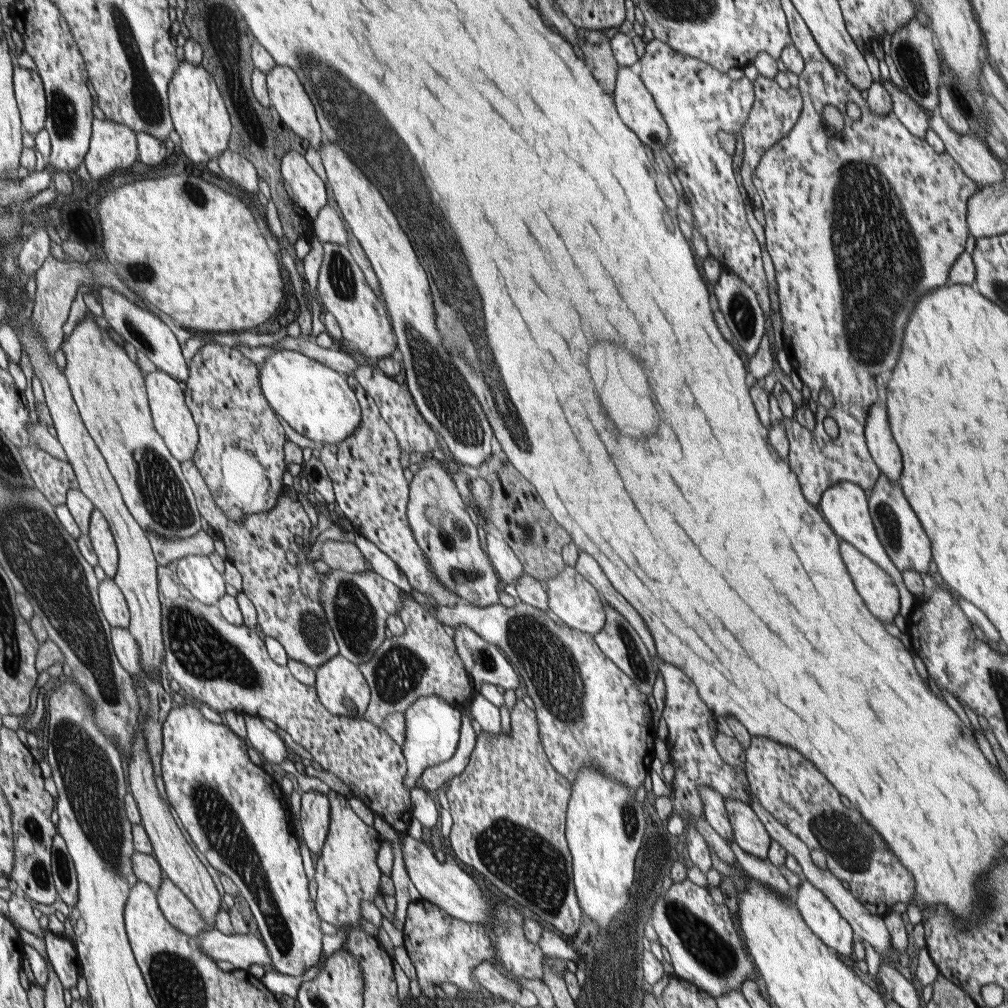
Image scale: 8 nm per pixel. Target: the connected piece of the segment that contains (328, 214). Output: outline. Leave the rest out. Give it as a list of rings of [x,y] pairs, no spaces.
[[[325,204],[321,208],[321,212],[317,212],[317,216],[311,220],[313,230],[317,234],[317,238],[321,240],[321,244],[347,244],[347,230],[345,230],[345,222],[341,220],[339,212],[335,208],[331,208],[329,204]]]

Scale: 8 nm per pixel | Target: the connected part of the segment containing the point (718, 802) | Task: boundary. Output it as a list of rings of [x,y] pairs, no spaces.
[[[701,788],[701,802],[703,802],[703,818],[707,820],[707,824],[727,842],[733,840],[733,828],[725,812],[725,800],[721,800],[721,796],[717,796],[715,790]]]

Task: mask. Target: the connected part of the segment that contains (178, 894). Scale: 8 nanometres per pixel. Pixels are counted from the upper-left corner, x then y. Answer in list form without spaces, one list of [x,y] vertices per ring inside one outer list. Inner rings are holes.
[[[161,876],[161,882],[155,892],[157,892],[157,904],[165,920],[169,920],[169,924],[173,924],[177,930],[193,938],[205,928],[205,922],[201,920],[201,914],[197,912],[193,902],[173,882]]]

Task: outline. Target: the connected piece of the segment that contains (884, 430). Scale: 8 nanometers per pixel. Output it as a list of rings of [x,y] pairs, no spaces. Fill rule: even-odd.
[[[869,406],[865,422],[865,444],[875,466],[879,468],[879,474],[885,476],[891,484],[897,482],[901,476],[901,456],[893,444],[893,438],[889,436],[885,406]]]

